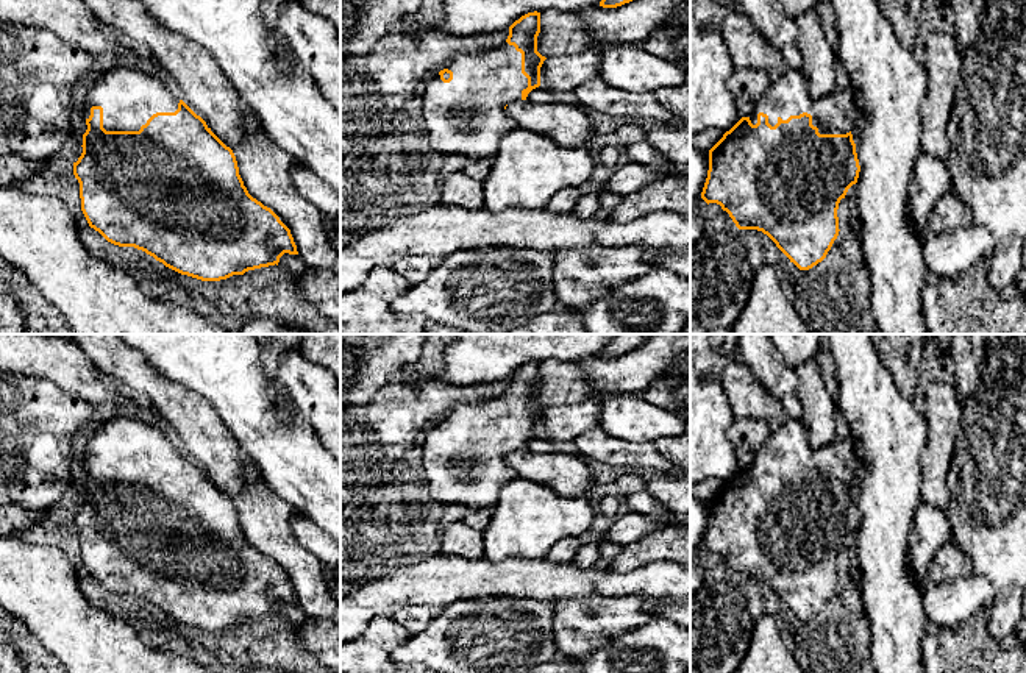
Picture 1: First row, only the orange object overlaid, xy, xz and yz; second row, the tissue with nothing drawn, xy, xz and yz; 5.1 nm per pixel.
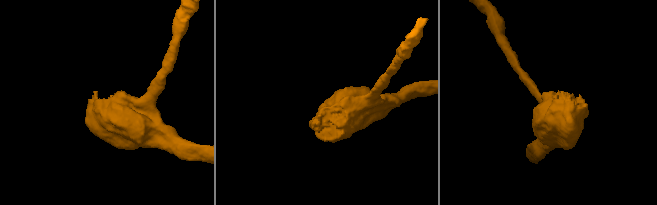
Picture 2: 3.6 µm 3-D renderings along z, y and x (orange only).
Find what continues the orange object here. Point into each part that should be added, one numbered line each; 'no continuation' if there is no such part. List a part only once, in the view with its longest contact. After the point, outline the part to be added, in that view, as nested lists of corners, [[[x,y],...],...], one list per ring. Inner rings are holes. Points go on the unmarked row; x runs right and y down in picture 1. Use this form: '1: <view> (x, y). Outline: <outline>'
1: yz (833, 464). Outline: [[[787,417],[782,426],[770,433],[754,454],[750,464],[753,475],[757,473],[759,462],[768,465],[771,476],[778,473],[779,467],[787,470],[790,465],[807,462],[820,484],[846,484],[857,472],[853,447],[845,437],[837,436],[829,445],[812,448],[804,422]]]

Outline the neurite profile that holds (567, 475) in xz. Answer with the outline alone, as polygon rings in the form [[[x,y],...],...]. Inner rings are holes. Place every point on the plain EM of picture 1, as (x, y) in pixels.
[[[522,450],[509,453],[504,461],[518,478],[545,484],[565,498],[598,497],[601,492],[582,456]]]

